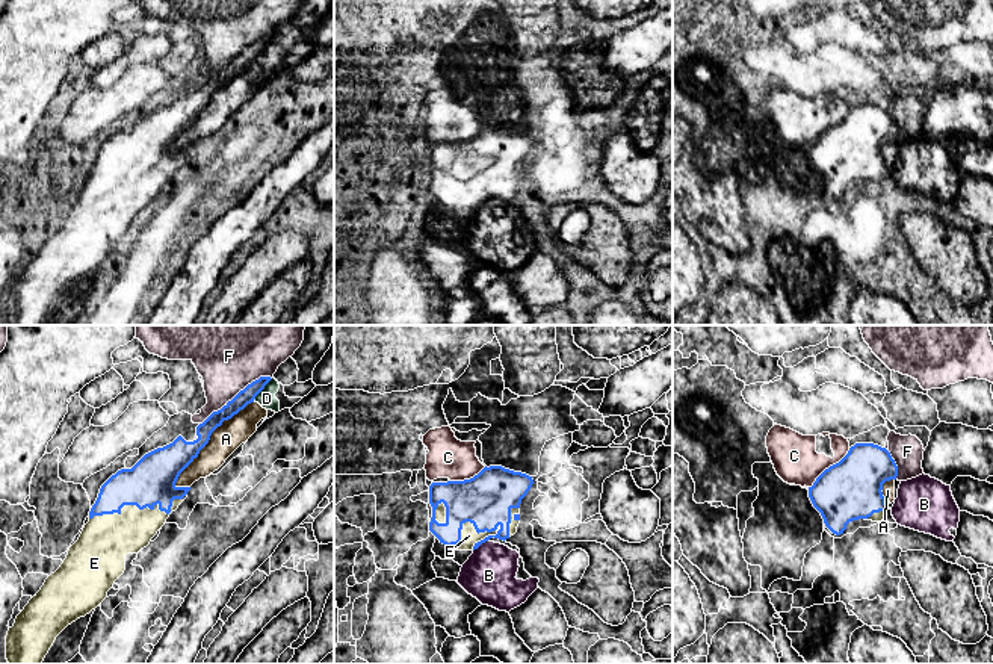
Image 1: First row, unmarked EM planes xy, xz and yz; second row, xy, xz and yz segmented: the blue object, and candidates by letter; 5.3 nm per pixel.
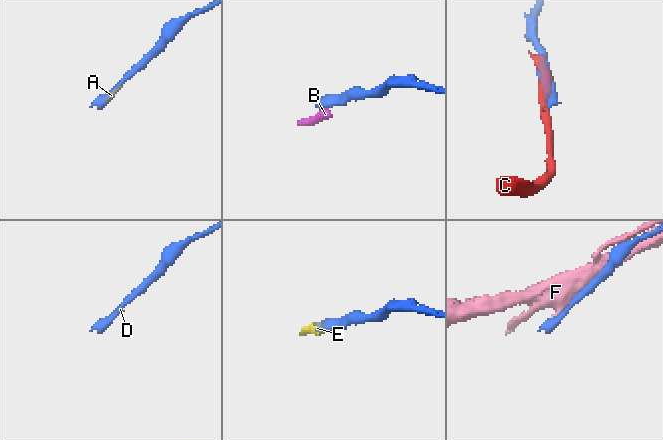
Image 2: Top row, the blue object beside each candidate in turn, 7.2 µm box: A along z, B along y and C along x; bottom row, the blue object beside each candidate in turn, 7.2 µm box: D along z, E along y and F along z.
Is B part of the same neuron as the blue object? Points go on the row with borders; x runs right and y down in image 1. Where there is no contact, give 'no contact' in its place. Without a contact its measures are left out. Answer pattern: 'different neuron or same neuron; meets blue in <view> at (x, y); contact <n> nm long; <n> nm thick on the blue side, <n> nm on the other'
different neuron; meets blue in xz at (479, 545); contact 100 nm long; 280 nm thick on the blue side, 280 nm on the other

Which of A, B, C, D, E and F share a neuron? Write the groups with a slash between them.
A B D / C / E / F

